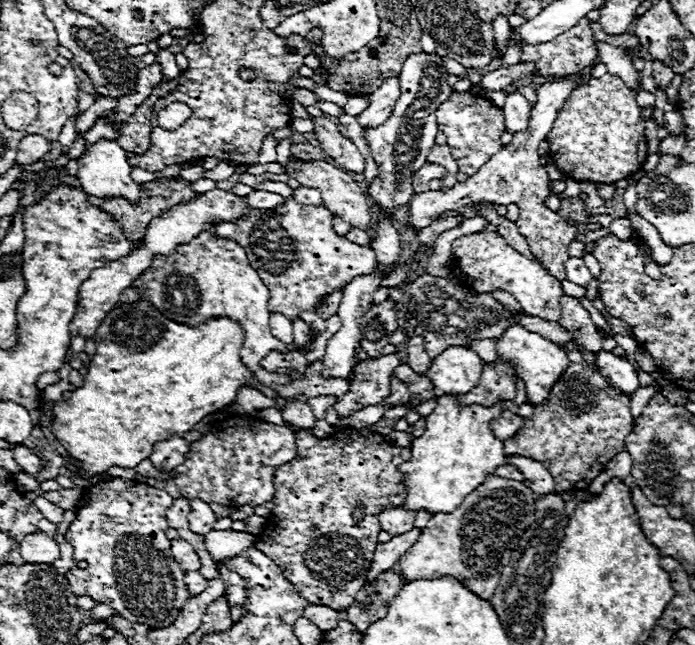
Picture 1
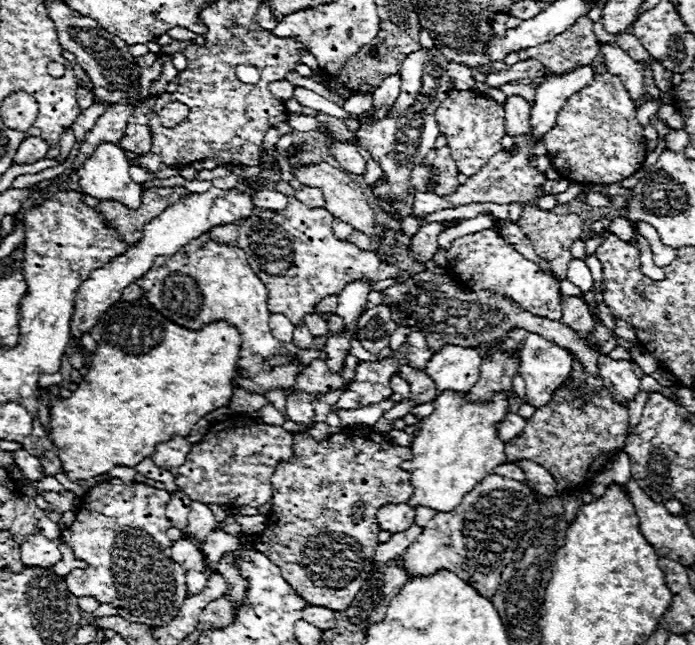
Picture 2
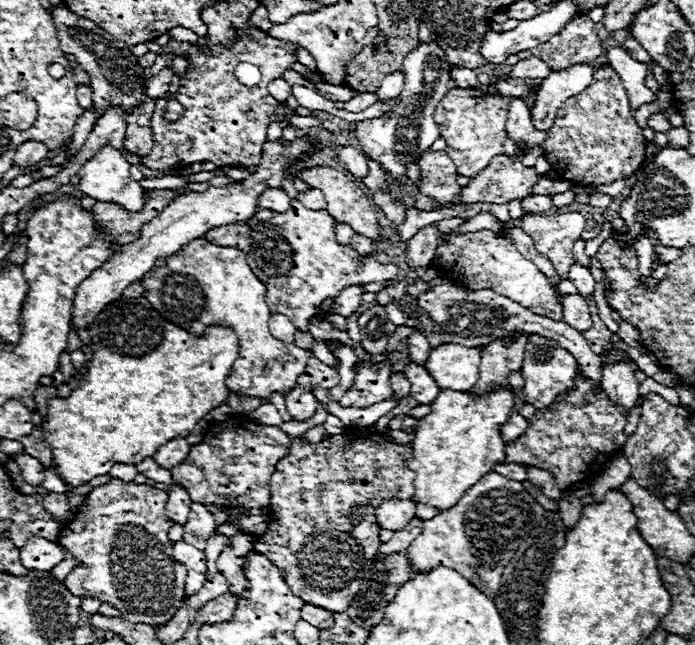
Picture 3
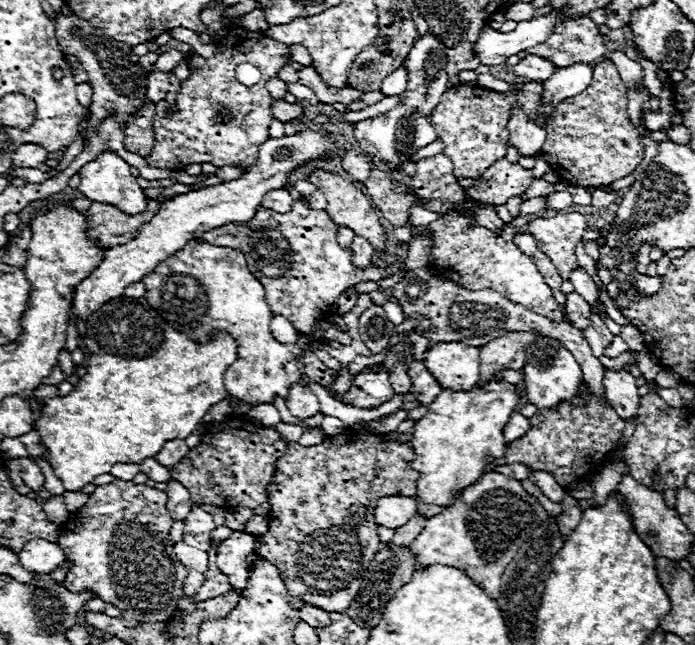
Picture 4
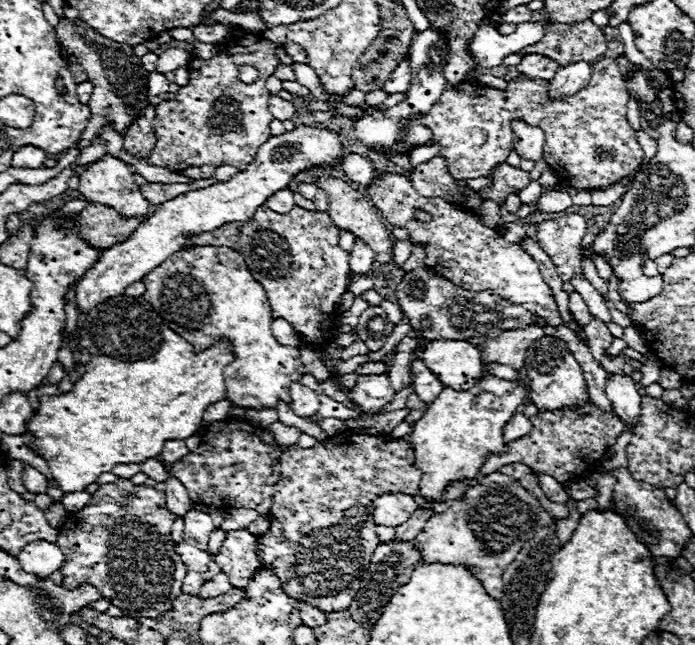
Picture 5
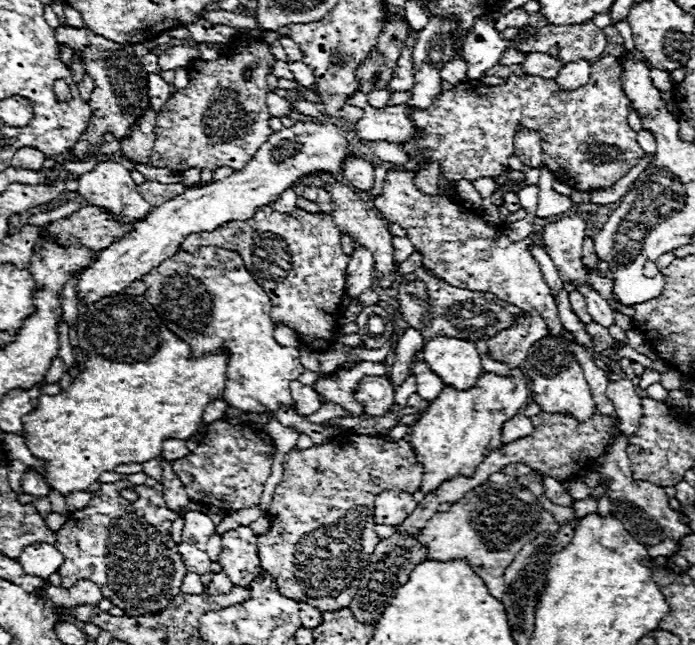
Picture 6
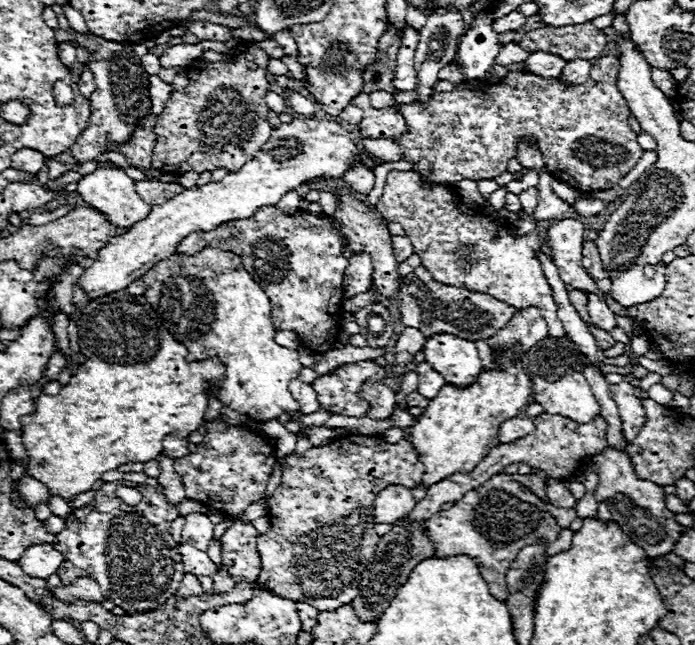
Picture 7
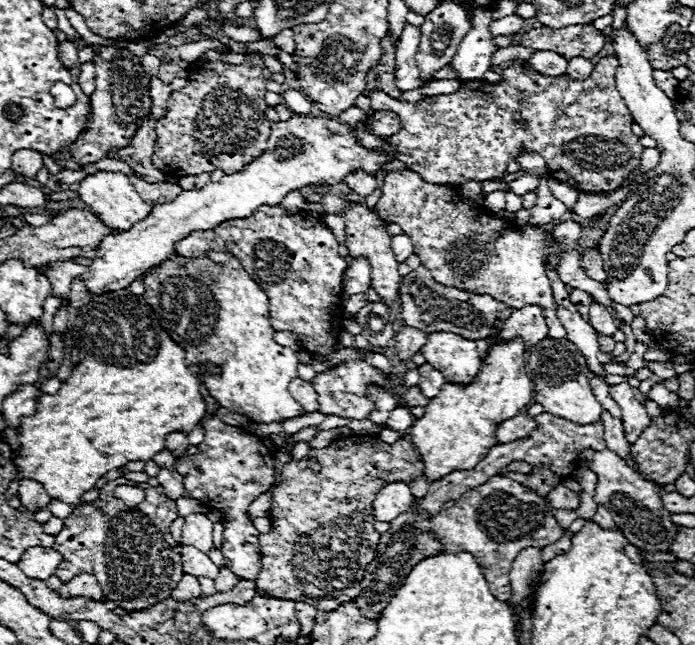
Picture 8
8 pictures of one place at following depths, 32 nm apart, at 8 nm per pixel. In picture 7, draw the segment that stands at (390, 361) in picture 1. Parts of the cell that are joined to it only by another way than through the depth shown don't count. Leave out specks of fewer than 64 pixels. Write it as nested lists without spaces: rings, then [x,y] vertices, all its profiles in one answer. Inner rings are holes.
[[[368,380],[364,384],[362,390],[362,398],[370,402],[370,410],[368,410],[368,418],[372,420],[384,420],[392,414],[392,410],[396,408],[396,398],[394,398],[394,390],[388,388],[384,382],[376,382],[376,380]]]

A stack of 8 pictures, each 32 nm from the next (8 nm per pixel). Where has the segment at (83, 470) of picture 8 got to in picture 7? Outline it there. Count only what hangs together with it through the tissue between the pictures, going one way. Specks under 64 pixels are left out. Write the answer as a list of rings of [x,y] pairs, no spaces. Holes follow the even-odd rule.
[[[126,290],[90,300],[78,310],[76,334],[84,362],[56,396],[38,396],[36,412],[22,418],[22,444],[30,462],[22,462],[28,476],[44,480],[52,496],[70,502],[78,494],[88,492],[96,480],[108,470],[116,470],[128,462],[148,462],[162,452],[162,440],[168,434],[188,436],[198,430],[208,406],[208,380],[220,380],[224,366],[218,360],[186,362],[186,346],[172,338],[160,324],[156,312],[144,296],[132,296]]]

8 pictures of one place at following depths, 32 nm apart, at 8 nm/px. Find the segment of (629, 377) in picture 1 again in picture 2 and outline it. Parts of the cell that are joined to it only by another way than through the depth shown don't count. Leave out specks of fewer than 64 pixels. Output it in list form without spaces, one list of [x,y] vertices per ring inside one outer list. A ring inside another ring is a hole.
[[[600,354],[600,376],[604,380],[604,388],[608,388],[620,404],[630,404],[638,394],[640,380],[628,360],[610,360],[606,354]]]

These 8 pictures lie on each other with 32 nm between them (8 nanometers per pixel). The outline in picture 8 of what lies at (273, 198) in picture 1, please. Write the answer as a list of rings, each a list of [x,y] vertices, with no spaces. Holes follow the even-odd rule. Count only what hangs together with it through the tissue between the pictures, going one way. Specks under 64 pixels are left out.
[[[294,190],[294,192],[290,192],[290,194],[280,202],[280,206],[282,206],[286,212],[300,212],[300,210],[304,210],[304,202],[306,202],[306,198],[304,198],[298,190]]]

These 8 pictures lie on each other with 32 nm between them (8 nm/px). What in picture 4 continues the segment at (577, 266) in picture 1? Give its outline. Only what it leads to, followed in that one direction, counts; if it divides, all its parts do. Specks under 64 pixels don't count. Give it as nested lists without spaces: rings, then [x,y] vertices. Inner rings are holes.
[[[578,268],[578,270],[574,270],[570,274],[570,282],[574,284],[576,292],[580,292],[580,296],[584,296],[584,300],[588,300],[592,312],[602,316],[602,310],[600,310],[600,304],[598,304],[600,302],[600,294],[598,294],[594,282],[588,278],[588,274],[582,268]]]

